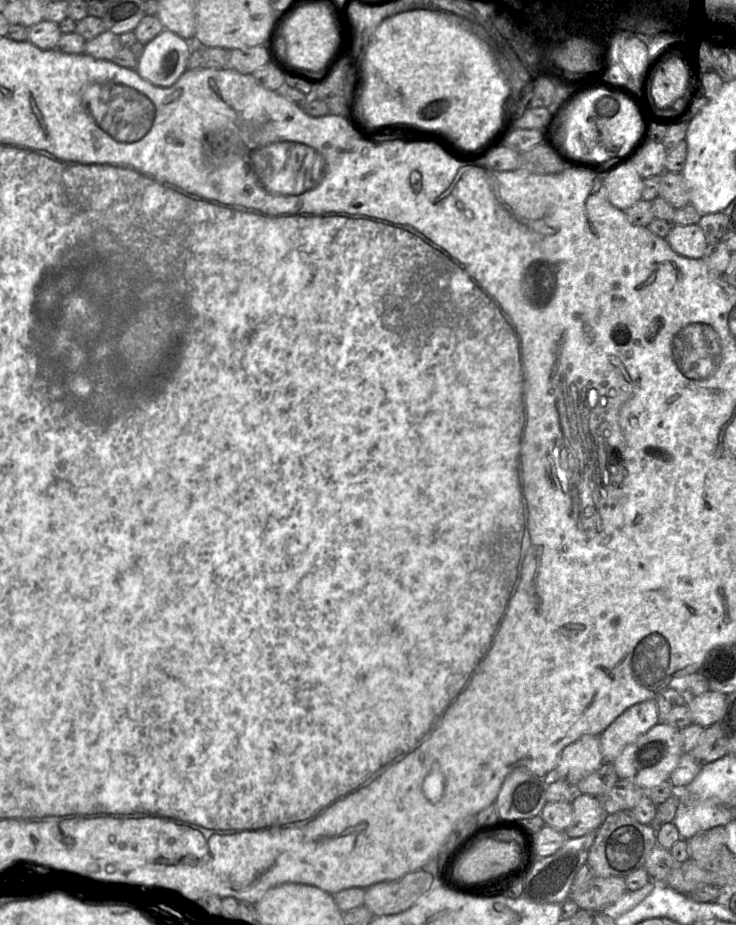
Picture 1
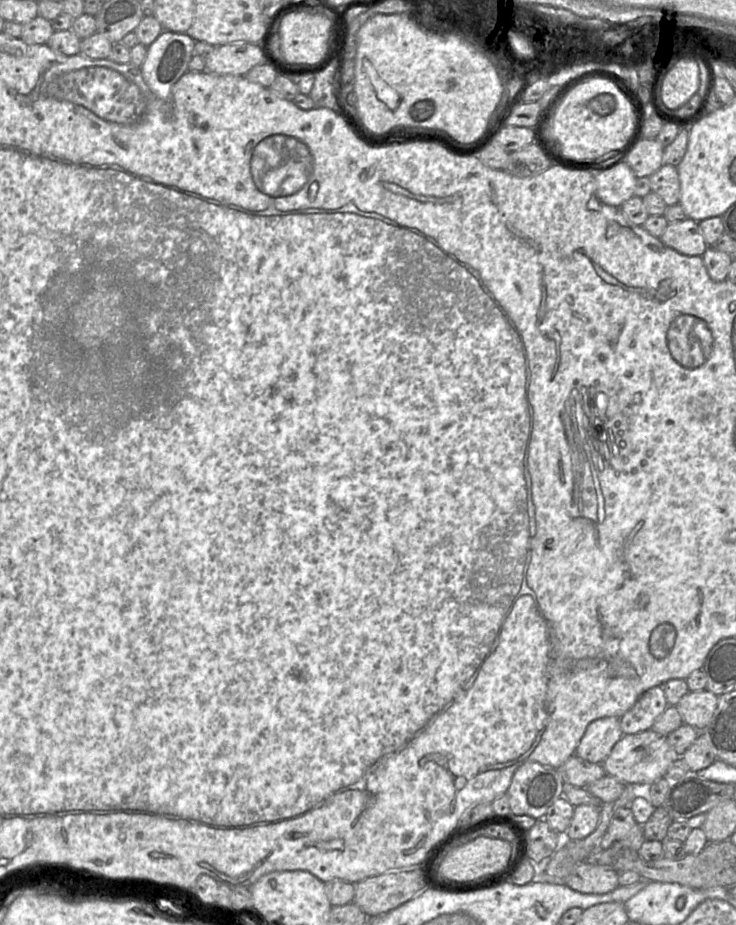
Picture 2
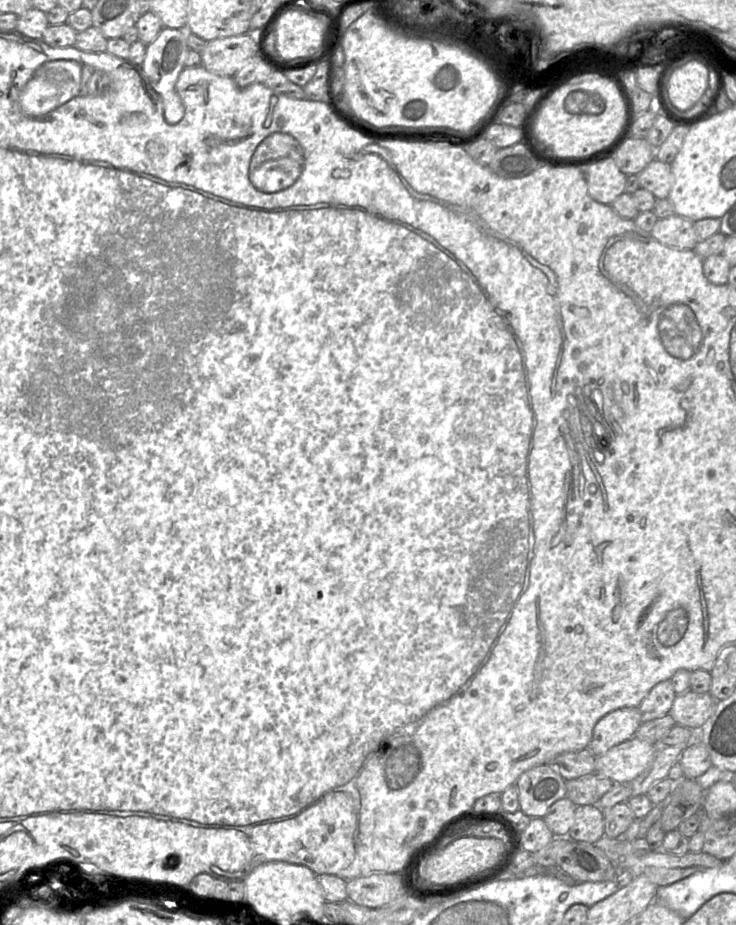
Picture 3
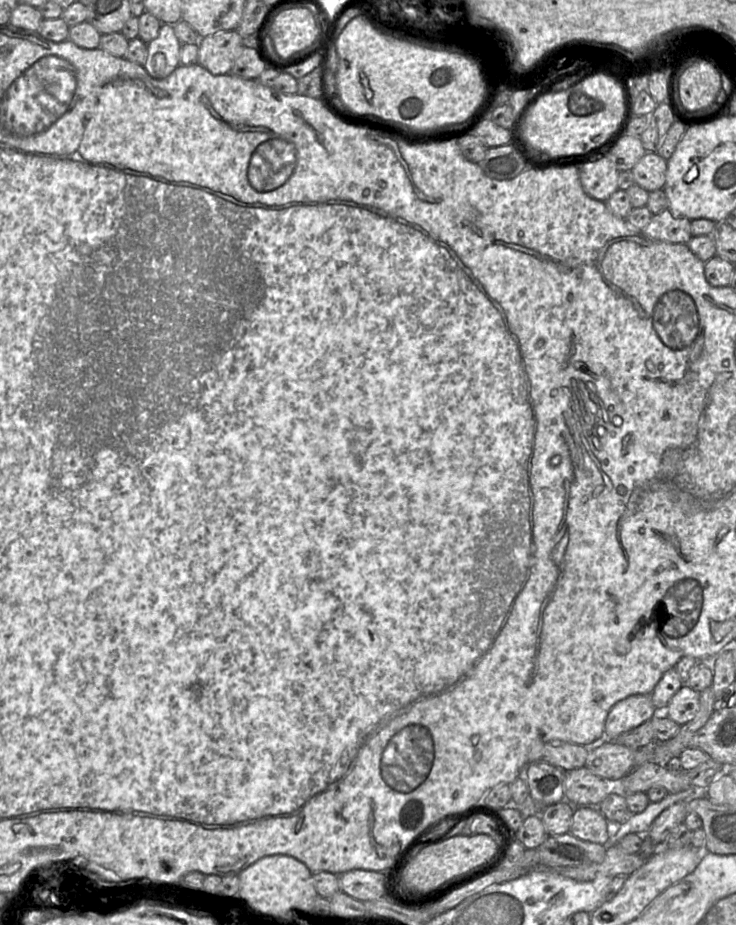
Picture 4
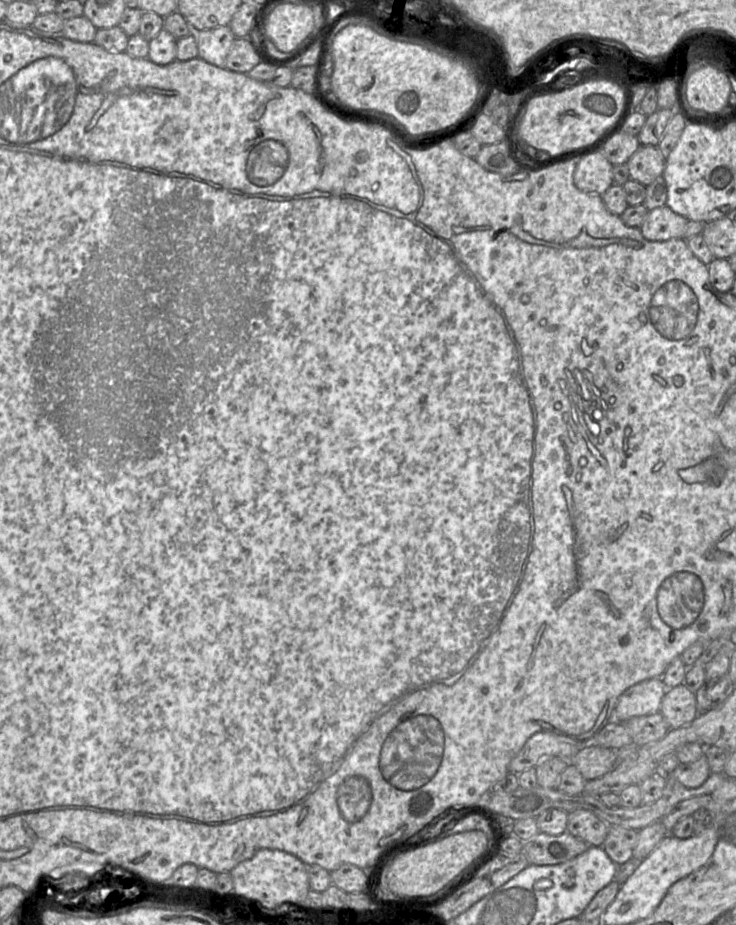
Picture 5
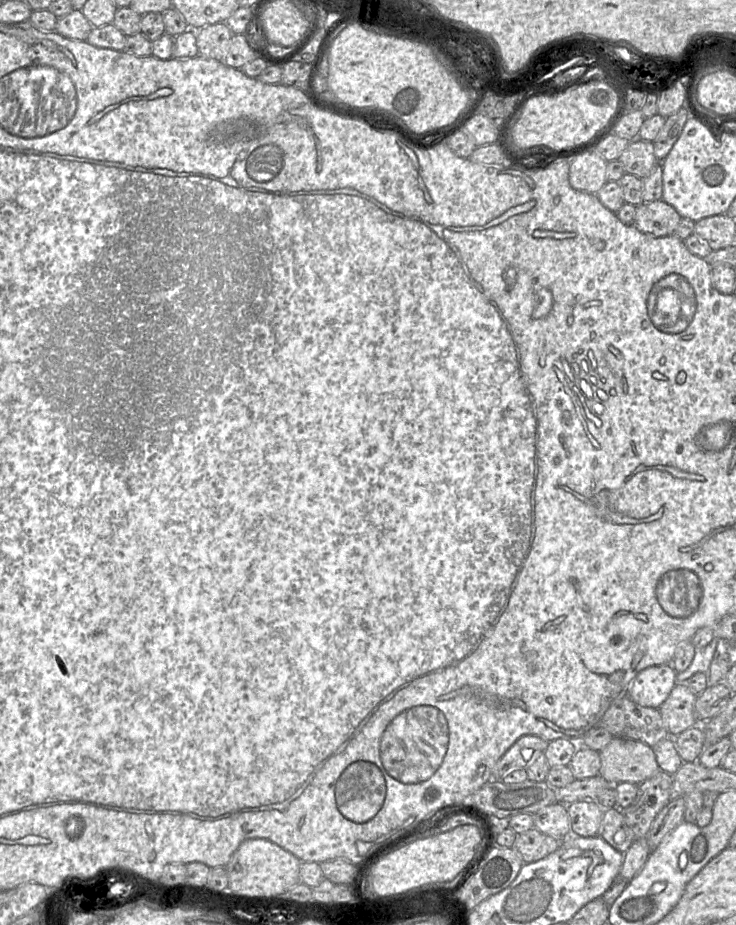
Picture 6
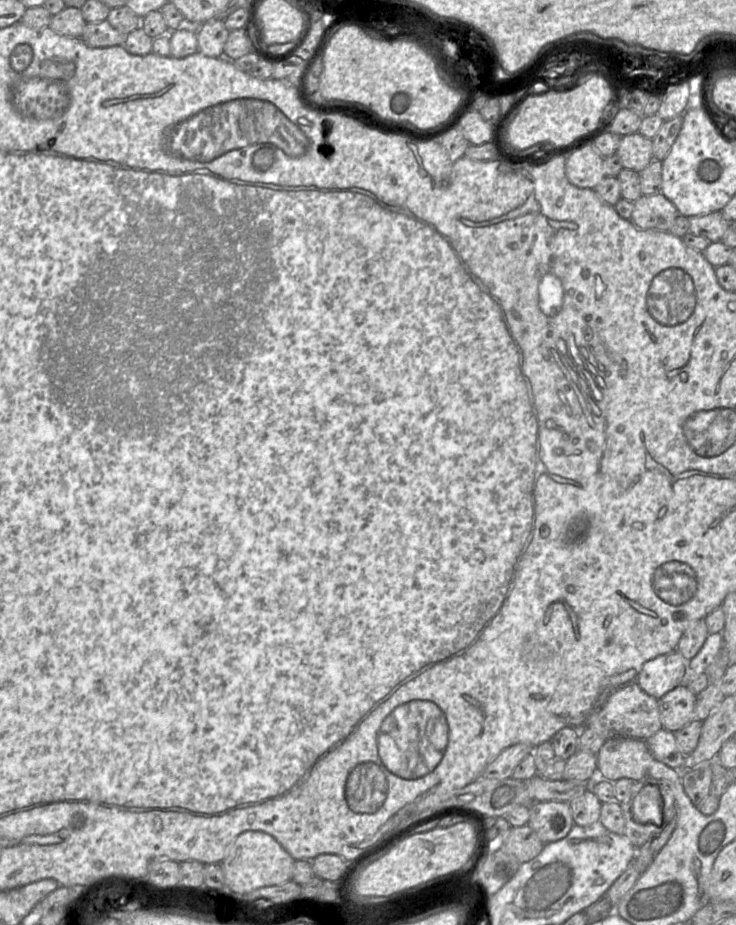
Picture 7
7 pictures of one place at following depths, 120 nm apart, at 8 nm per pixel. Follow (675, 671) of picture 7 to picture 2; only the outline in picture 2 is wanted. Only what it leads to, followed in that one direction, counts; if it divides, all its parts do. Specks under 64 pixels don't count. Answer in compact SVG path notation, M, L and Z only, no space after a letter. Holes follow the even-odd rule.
M620 718L597 719L587 726L576 748L575 756L592 763L602 764L623 735Z

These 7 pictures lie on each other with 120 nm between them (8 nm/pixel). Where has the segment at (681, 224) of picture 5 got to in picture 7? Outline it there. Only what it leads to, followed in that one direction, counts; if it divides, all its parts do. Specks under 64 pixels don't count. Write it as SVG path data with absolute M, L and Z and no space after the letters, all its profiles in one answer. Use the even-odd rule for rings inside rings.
M660 192L634 201L630 220L639 228L668 231L677 216L676 206Z

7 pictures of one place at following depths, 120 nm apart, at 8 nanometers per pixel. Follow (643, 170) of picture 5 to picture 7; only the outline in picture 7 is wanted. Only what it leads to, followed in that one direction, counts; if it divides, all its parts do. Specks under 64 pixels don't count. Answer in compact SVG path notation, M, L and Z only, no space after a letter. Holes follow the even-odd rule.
M638 131L621 136L616 154L624 168L640 172L654 160L652 138Z

